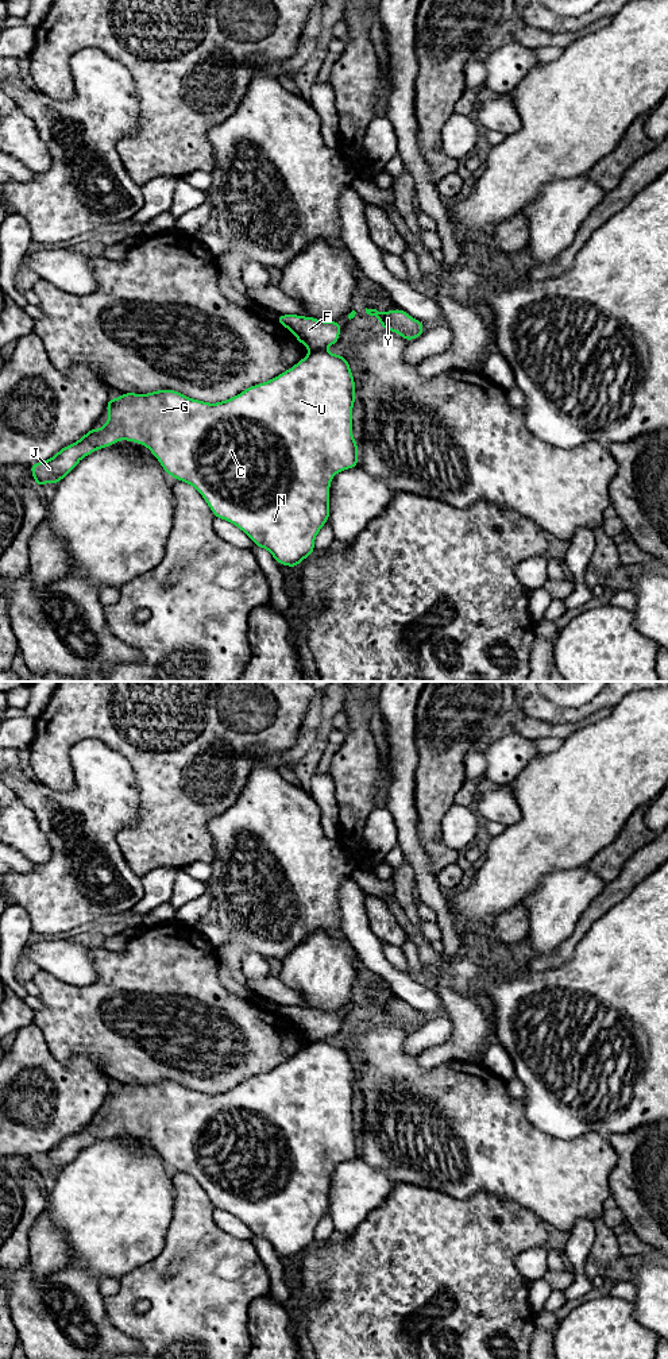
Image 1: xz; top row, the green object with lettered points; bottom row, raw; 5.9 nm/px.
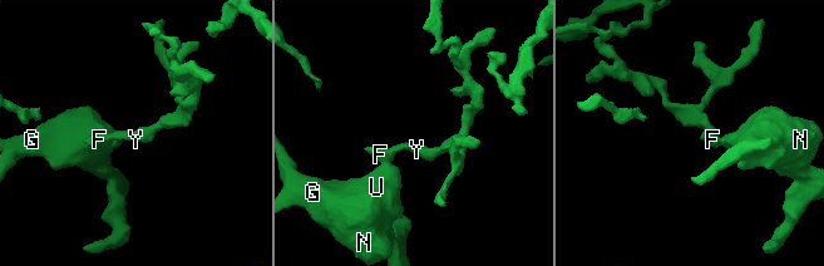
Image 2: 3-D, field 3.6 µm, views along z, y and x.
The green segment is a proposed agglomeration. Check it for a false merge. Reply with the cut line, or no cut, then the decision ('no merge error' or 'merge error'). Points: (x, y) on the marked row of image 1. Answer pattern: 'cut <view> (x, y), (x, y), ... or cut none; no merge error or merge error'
cut xz (323, 348), (311, 351); merge error

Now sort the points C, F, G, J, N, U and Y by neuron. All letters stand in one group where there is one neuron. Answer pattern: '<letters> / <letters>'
C G J N U / F Y

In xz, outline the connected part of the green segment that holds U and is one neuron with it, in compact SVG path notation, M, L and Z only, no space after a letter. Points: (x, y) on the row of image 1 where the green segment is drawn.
M316 350L310 351L308 356L302 358L296 366L279 374L274 379L251 386L233 398L217 404L197 401L178 393L177 390L165 389L147 394L123 393L120 398L109 398L105 409L109 413L109 418L101 429L92 428L78 441L62 448L51 459L32 464L30 471L32 472L38 487L45 483L57 484L65 475L76 468L82 457L100 448L112 447L119 440L128 440L146 445L159 460L167 475L192 484L202 495L216 518L221 518L236 525L252 540L255 545L267 549L278 564L296 568L305 557L313 553L314 538L324 524L329 520L331 479L340 471L358 467L359 448L352 436L352 406L355 399L355 381L348 360L337 354L329 354L325 350Z

